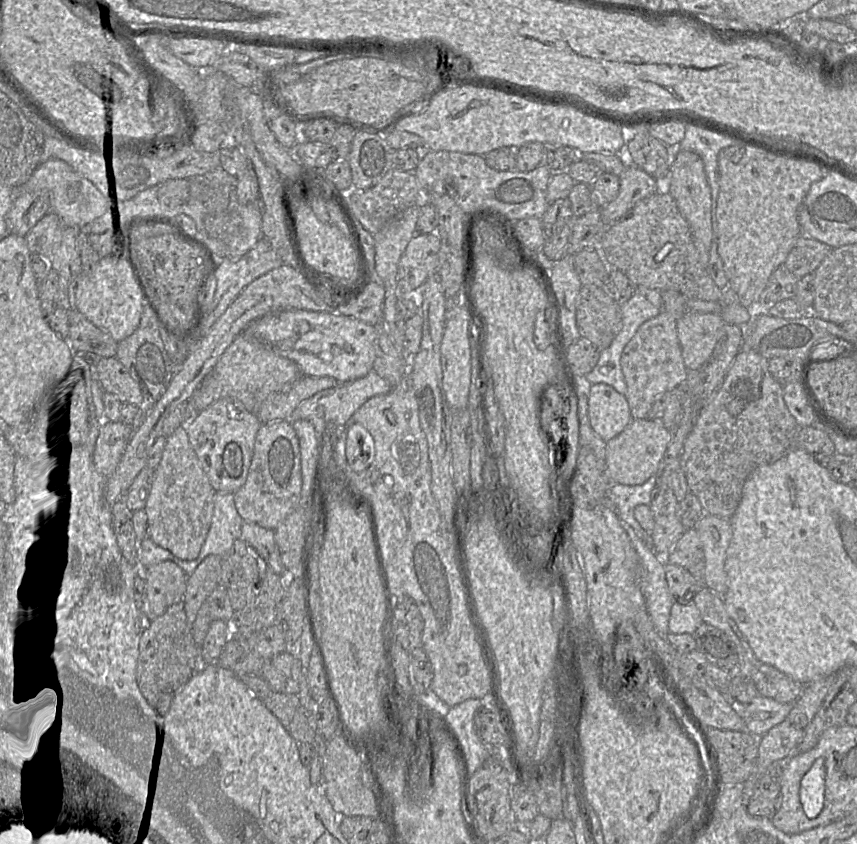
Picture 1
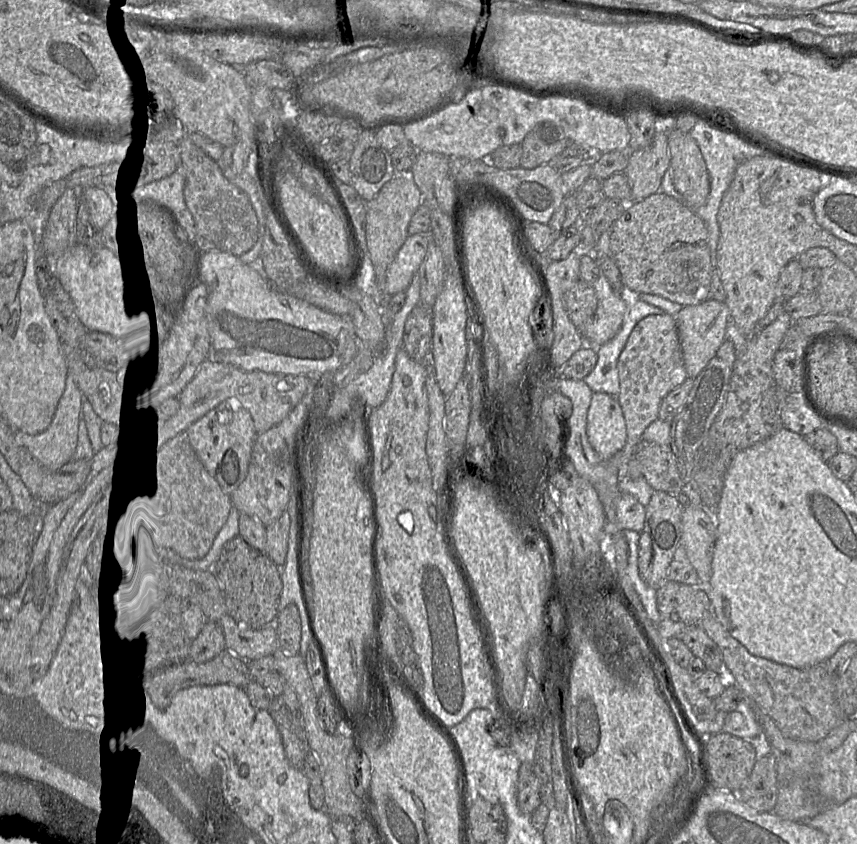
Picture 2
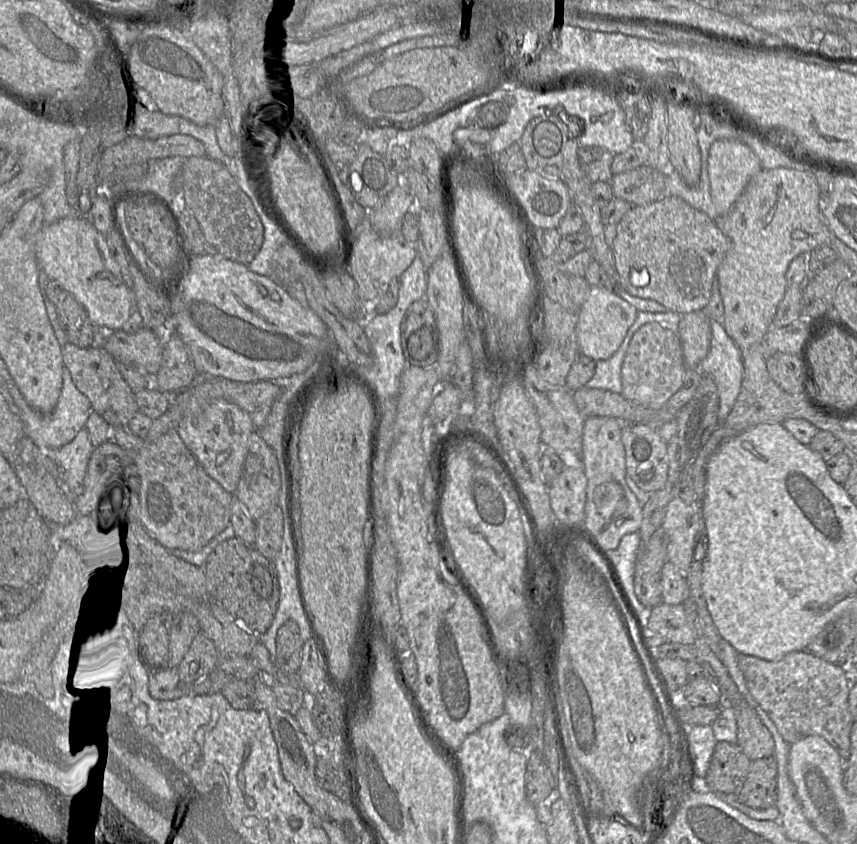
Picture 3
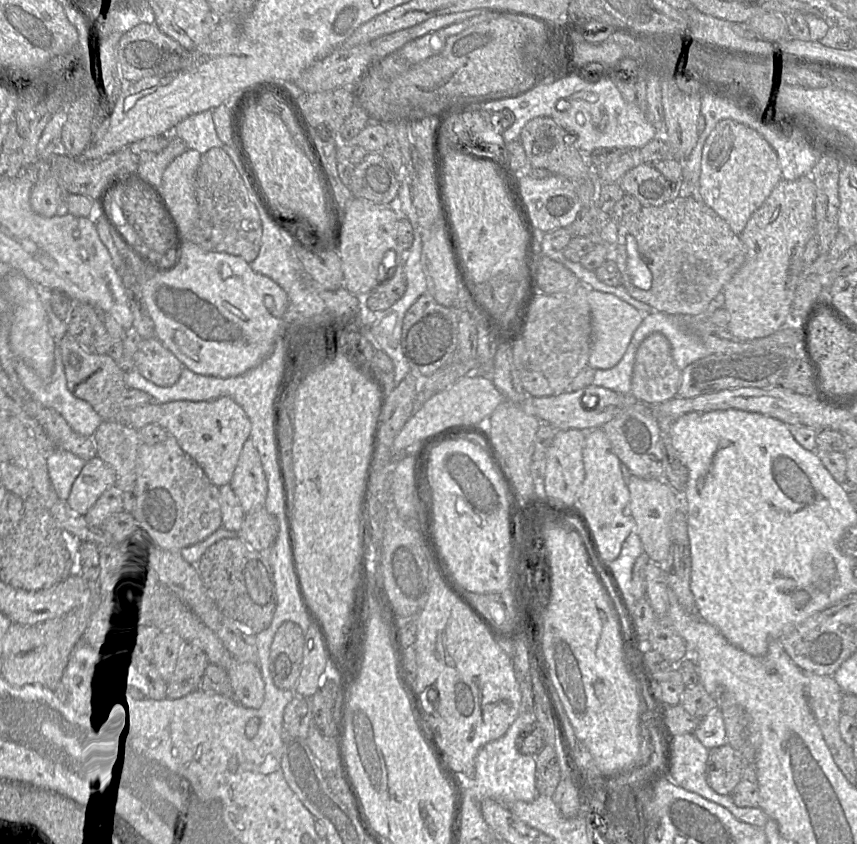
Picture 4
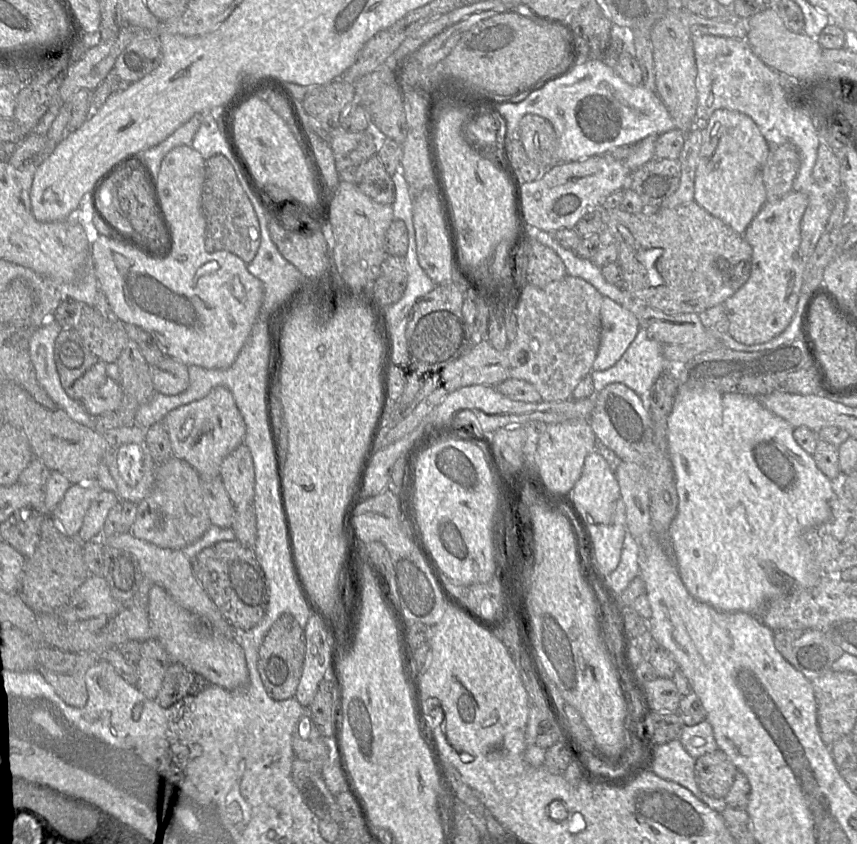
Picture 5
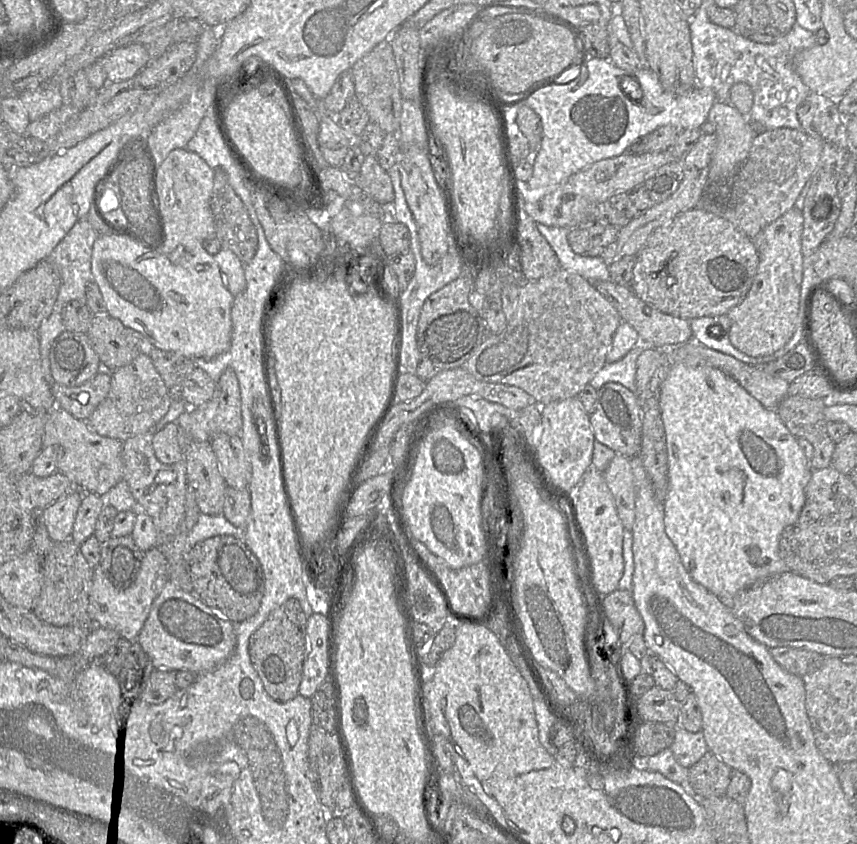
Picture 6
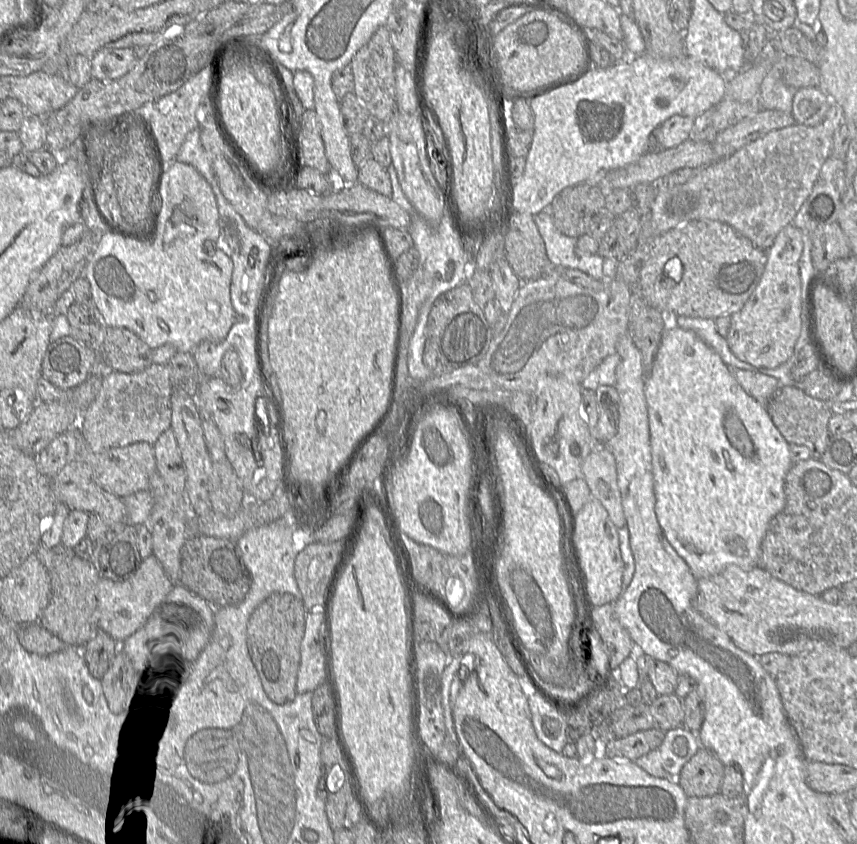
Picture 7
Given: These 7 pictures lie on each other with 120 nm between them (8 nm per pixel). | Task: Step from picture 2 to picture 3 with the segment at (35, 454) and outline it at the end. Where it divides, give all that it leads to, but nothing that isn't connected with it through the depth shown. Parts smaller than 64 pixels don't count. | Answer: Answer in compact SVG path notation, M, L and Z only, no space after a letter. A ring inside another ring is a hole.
M63 368L63 387L55 409L50 413L41 413L33 408L18 408L14 405L10 393L4 390L4 395L11 407L22 422L25 435L41 450L58 449L70 443L78 432L86 426L89 415L93 411L89 399L75 386L69 369Z

